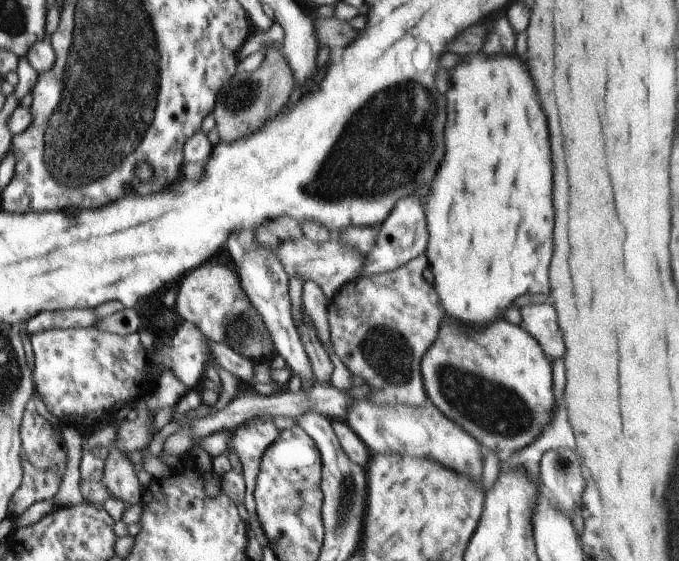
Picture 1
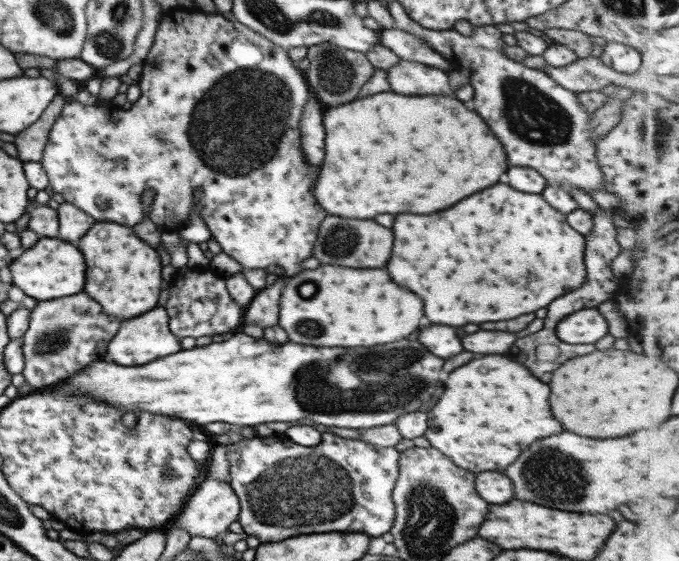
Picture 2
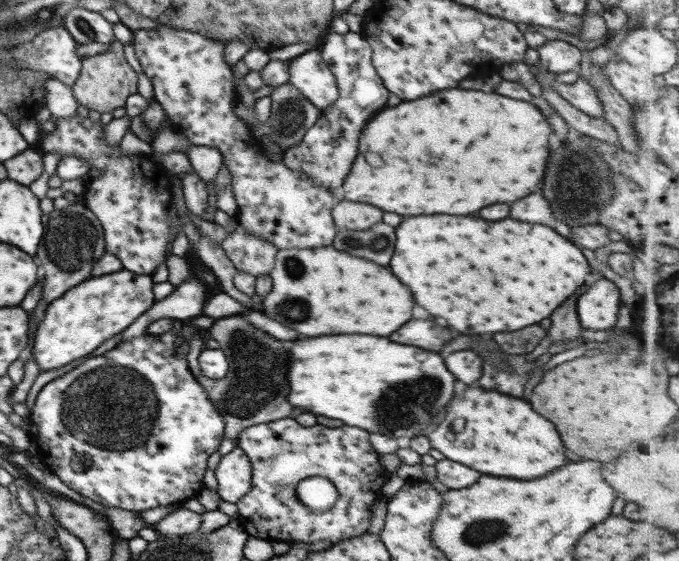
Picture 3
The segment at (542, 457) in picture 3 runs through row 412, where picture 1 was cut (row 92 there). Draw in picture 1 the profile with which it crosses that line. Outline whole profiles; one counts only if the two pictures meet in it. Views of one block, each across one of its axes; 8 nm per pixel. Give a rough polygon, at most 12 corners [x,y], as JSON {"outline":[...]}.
{"outline":[[515,56],[449,70],[424,256],[447,316],[549,292],[551,150]]}

